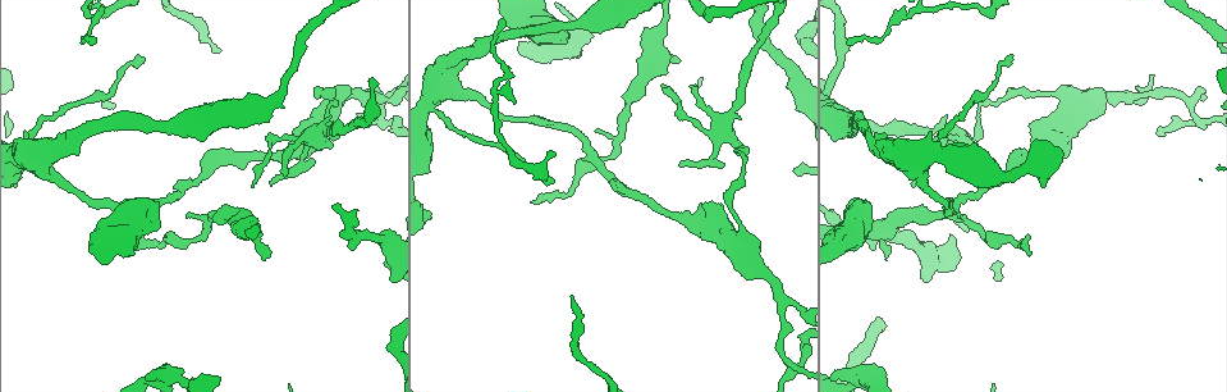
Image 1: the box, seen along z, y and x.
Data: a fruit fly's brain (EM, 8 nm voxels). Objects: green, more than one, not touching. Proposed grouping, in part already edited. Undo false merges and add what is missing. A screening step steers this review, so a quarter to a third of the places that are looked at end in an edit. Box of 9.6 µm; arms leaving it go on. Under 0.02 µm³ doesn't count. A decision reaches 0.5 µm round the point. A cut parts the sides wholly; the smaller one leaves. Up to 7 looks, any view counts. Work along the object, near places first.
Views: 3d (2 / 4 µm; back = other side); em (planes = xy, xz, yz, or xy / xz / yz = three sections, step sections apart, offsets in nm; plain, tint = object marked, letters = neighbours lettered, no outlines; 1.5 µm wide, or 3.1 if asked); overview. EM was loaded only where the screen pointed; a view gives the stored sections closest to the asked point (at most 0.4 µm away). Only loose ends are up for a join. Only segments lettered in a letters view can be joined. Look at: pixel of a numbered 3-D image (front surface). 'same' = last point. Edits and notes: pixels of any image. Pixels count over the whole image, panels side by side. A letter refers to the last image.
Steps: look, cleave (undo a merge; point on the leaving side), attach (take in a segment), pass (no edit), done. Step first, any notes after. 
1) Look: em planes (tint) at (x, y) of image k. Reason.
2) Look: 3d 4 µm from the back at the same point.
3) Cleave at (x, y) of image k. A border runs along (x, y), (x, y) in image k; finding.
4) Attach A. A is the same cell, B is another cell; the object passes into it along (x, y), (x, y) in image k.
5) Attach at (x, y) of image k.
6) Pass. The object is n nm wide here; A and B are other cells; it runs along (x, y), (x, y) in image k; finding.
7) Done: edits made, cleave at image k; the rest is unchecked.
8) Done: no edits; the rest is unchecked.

Look: em xy step 4 (letters) at (661, 86) of image 1. Branch stops here.

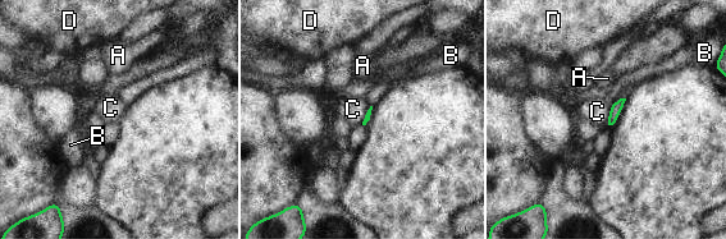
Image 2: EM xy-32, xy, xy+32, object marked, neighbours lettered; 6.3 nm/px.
Pass. A, B, C and D are other cells; a border runs along (611, 105), (608, 119), (603, 125) in image 2; none of them fits.

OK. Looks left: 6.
Look: em xy step 8 (plain) at (531, 202) of image 1.

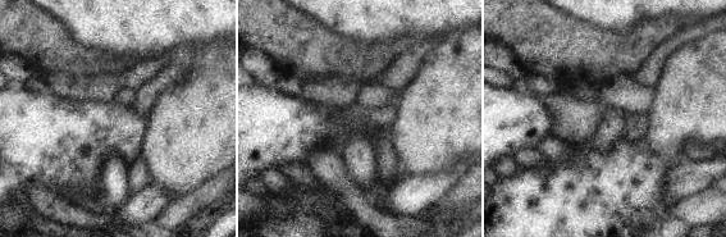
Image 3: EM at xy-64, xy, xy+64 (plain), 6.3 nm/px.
Look: em xy step 8 (letters) at the same point. What lies round it.

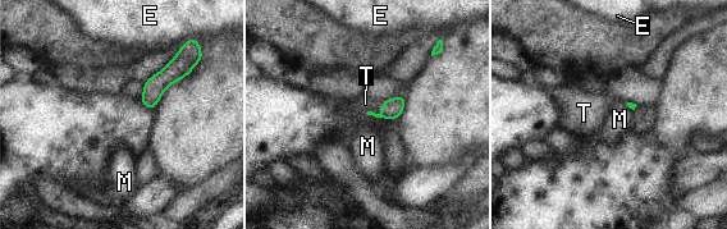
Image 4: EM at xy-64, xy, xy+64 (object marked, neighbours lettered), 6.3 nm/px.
Attach T. T is the same cell, E and M are other cells; the object passes into it along (392, 109), (378, 114), (365, 104) in image 4; the cell continues.

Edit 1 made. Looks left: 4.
Look: em planes (letters) at (1196, 123) of image 1. Four-way junction.

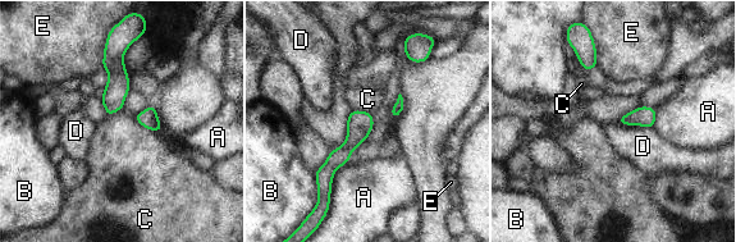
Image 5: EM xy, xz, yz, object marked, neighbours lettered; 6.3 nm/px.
Pass. The longest contact is with A, 240 nm; A, B, C, D and E are other cells; it runs along (368, 115), (351, 144), (319, 178) in image 5; all the same cell.

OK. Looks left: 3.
Done: edits made, attach at image 4; the rest is unchecked.

